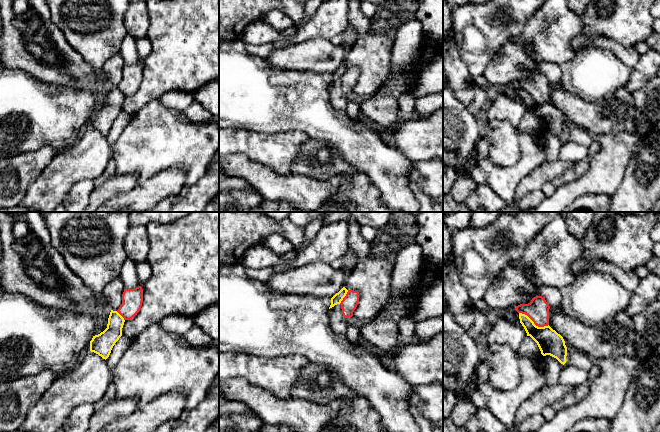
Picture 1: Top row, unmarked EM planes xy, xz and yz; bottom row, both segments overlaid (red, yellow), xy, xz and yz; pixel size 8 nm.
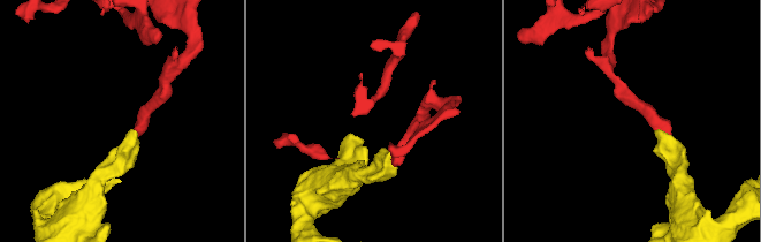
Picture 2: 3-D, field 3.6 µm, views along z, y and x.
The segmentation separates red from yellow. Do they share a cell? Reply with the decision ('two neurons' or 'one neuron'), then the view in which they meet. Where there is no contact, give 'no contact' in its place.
two neurons; contact in yz

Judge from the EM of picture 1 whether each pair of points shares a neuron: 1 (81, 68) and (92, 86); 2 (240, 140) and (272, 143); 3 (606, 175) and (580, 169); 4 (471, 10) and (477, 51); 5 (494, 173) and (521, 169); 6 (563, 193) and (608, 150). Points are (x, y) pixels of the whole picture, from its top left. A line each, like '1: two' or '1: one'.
1: one
2: one
3: two
4: one
5: one
6: one

